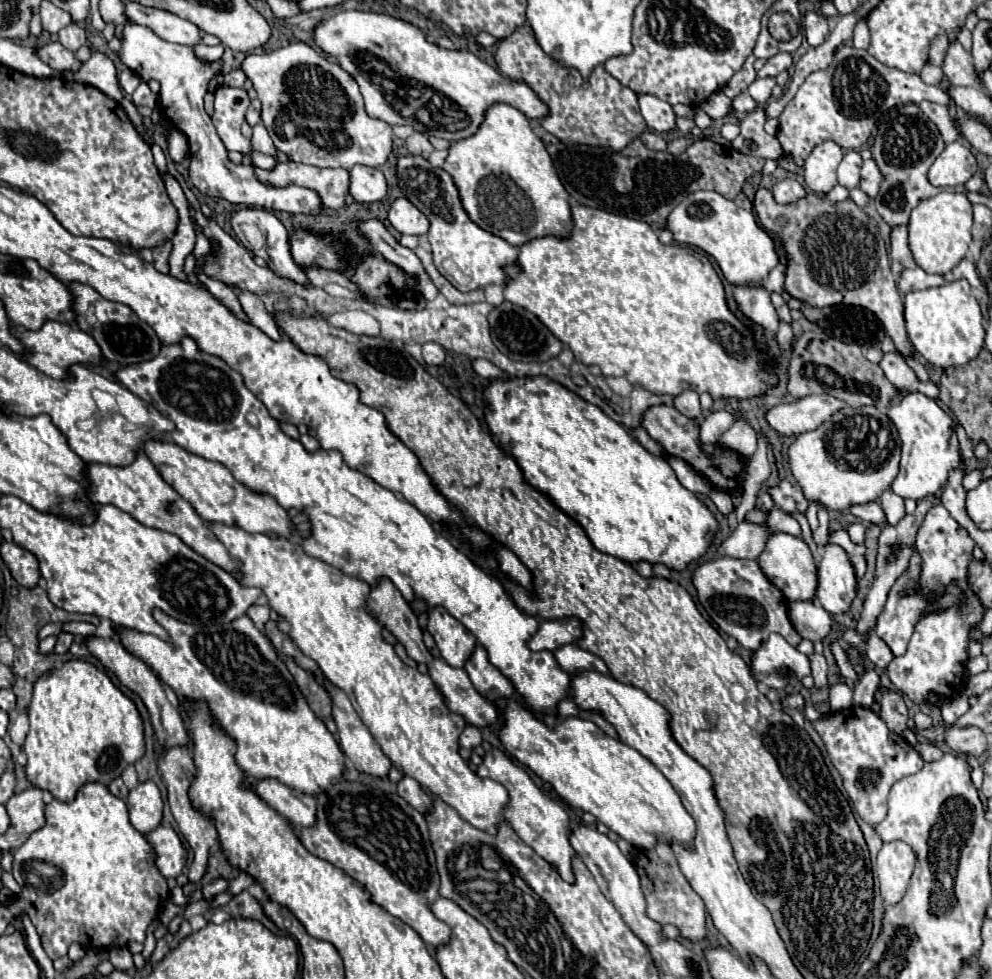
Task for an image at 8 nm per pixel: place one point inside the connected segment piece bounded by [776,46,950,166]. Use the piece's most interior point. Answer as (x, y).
(845, 113)

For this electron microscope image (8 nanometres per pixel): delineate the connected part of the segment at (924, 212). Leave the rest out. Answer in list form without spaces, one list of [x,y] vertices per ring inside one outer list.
[[[938,192],[936,196],[922,200],[910,214],[908,234],[910,250],[920,268],[930,274],[950,272],[968,252],[972,242],[972,204],[966,194],[958,192]]]

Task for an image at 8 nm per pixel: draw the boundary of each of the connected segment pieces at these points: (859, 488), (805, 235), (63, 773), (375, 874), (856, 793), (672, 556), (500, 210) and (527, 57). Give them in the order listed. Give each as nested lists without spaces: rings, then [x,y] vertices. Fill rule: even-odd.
[[[842,406],[828,422],[820,424],[816,430],[800,434],[788,448],[790,472],[796,484],[802,488],[806,500],[818,502],[828,512],[848,512],[848,508],[854,504],[868,504],[878,500],[882,492],[890,488],[892,480],[896,478],[898,462],[900,462],[898,432],[894,430],[890,418],[876,406],[860,406],[860,408]]]
[[[758,188],[754,210],[762,228],[774,236],[778,246],[788,256],[784,290],[792,298],[808,302],[816,308],[834,304],[862,306],[878,316],[898,354],[914,354],[902,322],[902,298],[890,270],[884,240],[876,228],[876,222],[872,220],[870,224],[870,216],[862,208],[858,208],[852,200],[834,204],[826,196],[818,194],[808,194],[794,204],[782,206],[774,200],[770,190]],[[778,216],[786,216],[788,224],[778,224]]]
[[[74,658],[64,662],[62,668],[54,668],[42,674],[34,684],[28,718],[30,730],[24,744],[24,752],[28,756],[26,776],[34,786],[48,790],[62,802],[72,802],[78,788],[88,782],[110,784],[128,764],[134,764],[144,756],[144,726],[134,702],[112,684],[106,672],[98,670],[86,660]]]
[[[348,780],[338,782],[330,792],[318,796],[316,826],[300,828],[298,836],[314,856],[344,870],[372,894],[372,900],[376,904],[380,904],[392,916],[412,926],[422,936],[422,940],[430,950],[438,950],[440,946],[448,944],[452,934],[450,928],[442,920],[438,920],[430,910],[430,904],[438,898],[440,876],[436,872],[432,844],[428,842],[428,826],[424,816],[416,812],[404,798],[400,798],[398,794],[386,794],[382,790],[374,790],[362,782],[348,782]]]
[[[852,708],[846,712],[832,712],[830,716],[814,722],[814,728],[822,736],[832,764],[844,778],[844,788],[856,808],[856,812],[870,826],[876,826],[886,818],[886,798],[894,782],[904,776],[916,774],[924,760],[920,754],[896,732],[880,720],[880,716],[868,708]]]
[[[546,378],[492,380],[484,392],[484,400],[488,404],[488,430],[502,438],[502,448],[516,458],[524,470],[526,482],[548,494],[560,510],[574,518],[598,550],[628,564],[644,560],[650,564],[664,564],[678,572],[686,570],[690,562],[706,554],[720,530],[720,522],[694,492],[678,482],[674,470],[664,458],[642,448],[626,428],[602,414],[598,406],[582,402],[582,398],[570,394],[570,390],[558,386],[558,382],[546,382]]]
[[[494,104],[492,108],[488,108],[480,130],[470,138],[454,142],[442,168],[452,176],[460,194],[462,208],[468,214],[468,218],[482,230],[506,240],[508,244],[524,246],[526,242],[542,236],[570,236],[570,194],[562,186],[544,142],[532,132],[530,120],[520,110],[514,110],[506,104]]]
[[[526,24],[498,44],[496,64],[506,78],[528,84],[550,106],[550,116],[542,118],[540,124],[562,142],[602,146],[622,152],[634,138],[648,130],[638,110],[638,96],[630,88],[610,78],[604,66],[598,66],[592,76],[582,82],[582,76],[576,70],[558,66],[538,42],[534,42],[534,34],[530,34],[530,26]]]

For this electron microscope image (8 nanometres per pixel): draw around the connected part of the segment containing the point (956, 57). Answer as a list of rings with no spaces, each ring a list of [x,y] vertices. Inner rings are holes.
[[[958,40],[950,44],[942,70],[952,86],[976,86],[972,56],[960,46]]]

